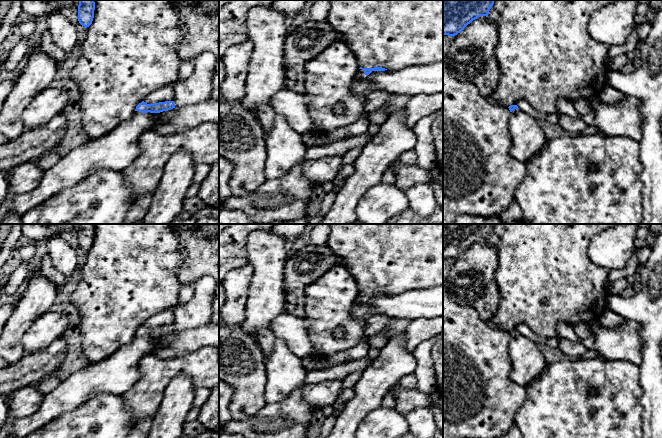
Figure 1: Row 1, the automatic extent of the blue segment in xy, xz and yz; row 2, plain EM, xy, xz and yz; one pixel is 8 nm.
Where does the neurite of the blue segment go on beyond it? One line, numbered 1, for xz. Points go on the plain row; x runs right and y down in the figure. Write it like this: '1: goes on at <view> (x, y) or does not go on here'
1: does not go on here

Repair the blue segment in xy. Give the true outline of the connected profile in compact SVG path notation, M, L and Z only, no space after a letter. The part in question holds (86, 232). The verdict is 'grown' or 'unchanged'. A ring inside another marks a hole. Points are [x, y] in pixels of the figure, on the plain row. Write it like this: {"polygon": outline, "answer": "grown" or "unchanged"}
{"polygon": "M79 224L78 245L85 252L92 248L94 242L95 226L94 224Z", "answer": "unchanged"}

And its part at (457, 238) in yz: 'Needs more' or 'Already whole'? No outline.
Already whole

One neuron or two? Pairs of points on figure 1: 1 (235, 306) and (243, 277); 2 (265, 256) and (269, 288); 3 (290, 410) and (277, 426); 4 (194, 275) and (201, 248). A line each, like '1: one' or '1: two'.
1: one
2: one
3: one
4: one

